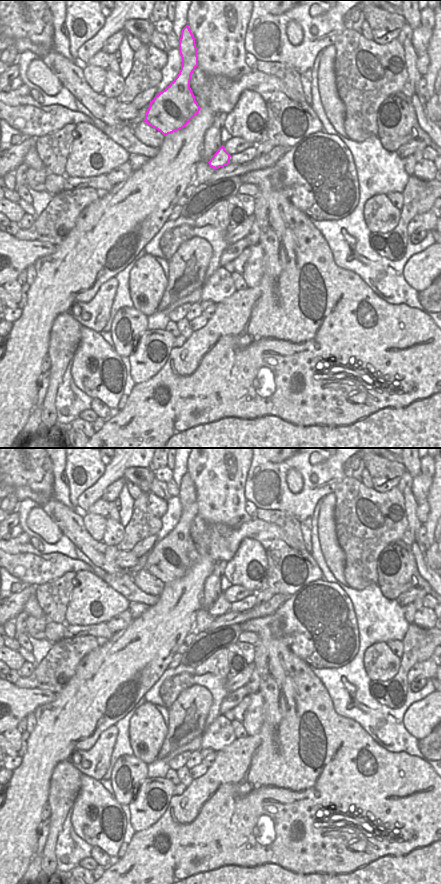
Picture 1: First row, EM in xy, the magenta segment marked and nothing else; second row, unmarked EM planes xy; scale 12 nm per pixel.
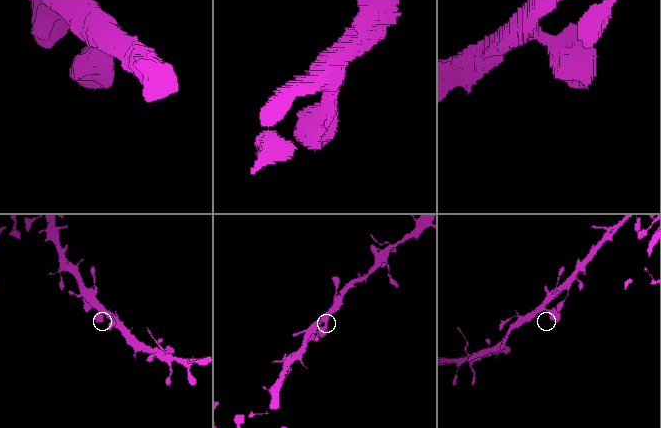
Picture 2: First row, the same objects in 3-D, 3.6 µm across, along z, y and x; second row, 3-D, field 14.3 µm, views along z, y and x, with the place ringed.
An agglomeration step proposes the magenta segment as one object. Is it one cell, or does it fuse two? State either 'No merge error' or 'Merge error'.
No merge error

